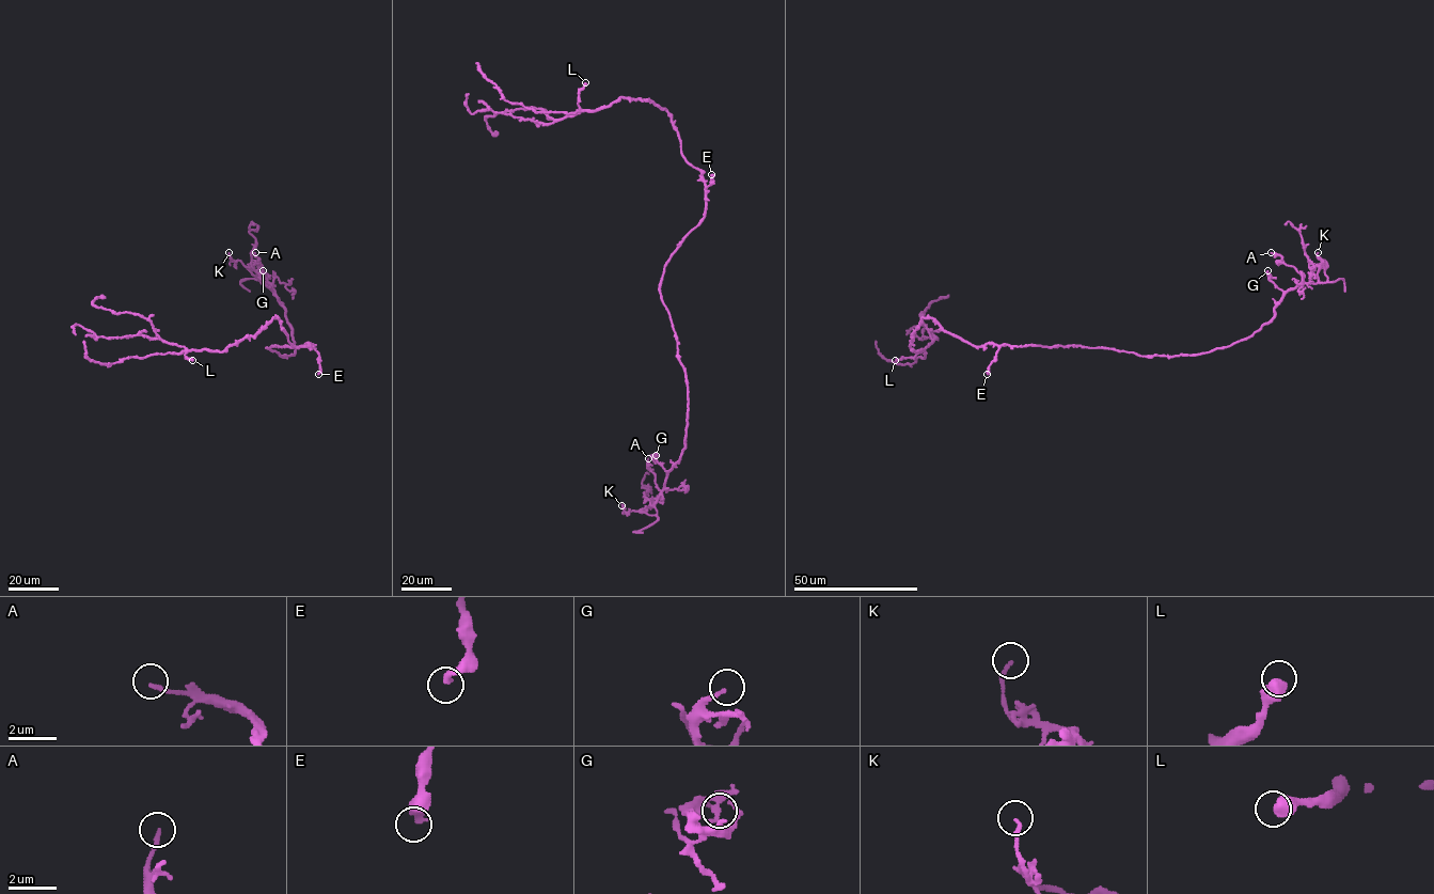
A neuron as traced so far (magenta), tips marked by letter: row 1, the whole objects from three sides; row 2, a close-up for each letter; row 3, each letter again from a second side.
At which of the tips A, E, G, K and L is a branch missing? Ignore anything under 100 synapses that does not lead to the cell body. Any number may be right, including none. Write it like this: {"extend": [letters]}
{"extend": []}

